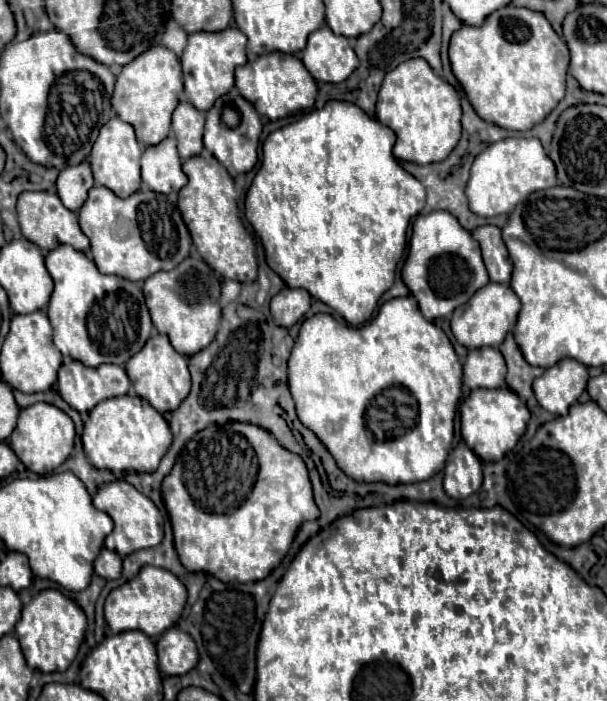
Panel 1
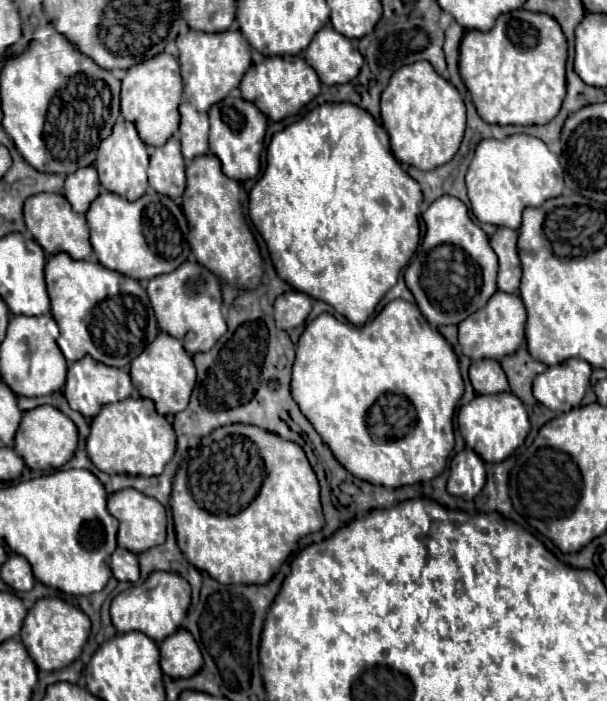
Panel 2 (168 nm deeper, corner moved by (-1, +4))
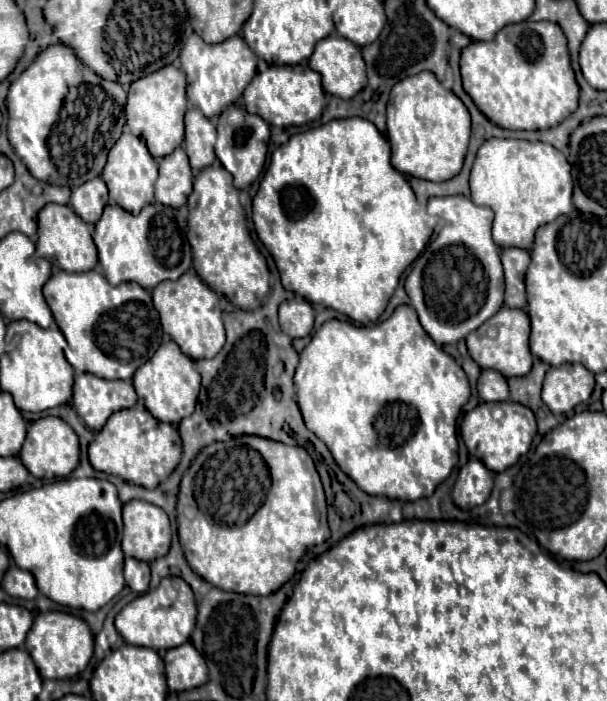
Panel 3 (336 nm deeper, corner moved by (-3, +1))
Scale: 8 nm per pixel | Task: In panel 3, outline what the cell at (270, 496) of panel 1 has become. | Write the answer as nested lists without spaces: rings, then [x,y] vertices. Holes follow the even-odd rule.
[[[236,436],[228,442],[212,442],[208,444],[190,464],[188,472],[182,476],[180,482],[180,492],[178,492],[178,538],[184,550],[184,556],[188,560],[188,566],[202,576],[204,580],[208,580],[212,586],[216,588],[224,588],[230,592],[240,592],[240,594],[256,594],[256,596],[270,596],[272,592],[276,592],[284,582],[288,582],[294,572],[296,572],[296,562],[300,560],[300,556],[314,544],[322,544],[328,536],[328,524],[326,524],[326,500],[324,500],[324,490],[322,490],[322,482],[320,476],[316,472],[316,466],[312,462],[312,458],[308,456],[308,452],[300,446],[286,446],[282,442],[276,440],[268,440],[268,438],[260,438],[260,436]]]

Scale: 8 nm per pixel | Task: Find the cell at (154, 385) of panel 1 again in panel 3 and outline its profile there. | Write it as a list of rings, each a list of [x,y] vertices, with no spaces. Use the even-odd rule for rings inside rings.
[[[164,342],[150,360],[146,360],[132,376],[132,384],[136,388],[136,394],[144,400],[148,412],[168,424],[178,424],[182,418],[190,416],[196,406],[196,398],[200,392],[200,374],[194,368],[194,360],[188,358],[184,352],[180,352],[180,346],[176,342]]]

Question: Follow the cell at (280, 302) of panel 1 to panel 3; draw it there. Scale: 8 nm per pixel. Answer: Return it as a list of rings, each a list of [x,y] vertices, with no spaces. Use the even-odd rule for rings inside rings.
[[[292,298],[280,304],[280,328],[290,338],[302,338],[306,336],[314,326],[314,312],[310,302],[304,298]]]

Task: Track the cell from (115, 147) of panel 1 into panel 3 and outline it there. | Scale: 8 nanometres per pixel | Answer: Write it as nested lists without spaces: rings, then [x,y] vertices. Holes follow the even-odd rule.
[[[124,132],[120,140],[108,152],[108,164],[104,166],[102,180],[108,184],[110,198],[126,212],[138,214],[146,204],[154,202],[154,182],[158,178],[158,164],[150,156],[144,140],[130,132]]]

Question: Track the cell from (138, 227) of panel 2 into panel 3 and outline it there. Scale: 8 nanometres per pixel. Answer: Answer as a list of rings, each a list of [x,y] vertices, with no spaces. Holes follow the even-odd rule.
[[[108,202],[108,208],[104,208],[104,216],[100,216],[100,220],[94,226],[94,244],[98,248],[98,258],[100,258],[100,266],[104,270],[104,276],[108,278],[110,284],[120,284],[120,282],[138,282],[142,288],[154,288],[164,280],[178,280],[190,266],[192,266],[192,256],[190,256],[190,248],[182,236],[182,232],[178,230],[176,218],[174,218],[176,210],[168,208],[164,204],[148,204],[140,210],[138,216],[128,214],[124,208],[120,208],[116,202]]]

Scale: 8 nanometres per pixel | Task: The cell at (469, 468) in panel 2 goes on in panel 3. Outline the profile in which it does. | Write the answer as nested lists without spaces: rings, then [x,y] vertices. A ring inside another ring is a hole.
[[[470,458],[460,468],[458,478],[454,482],[454,488],[452,488],[454,504],[464,510],[480,506],[490,496],[492,480],[494,480],[494,472],[486,472],[486,468],[480,460]],[[486,476],[488,476],[488,484],[486,484]]]

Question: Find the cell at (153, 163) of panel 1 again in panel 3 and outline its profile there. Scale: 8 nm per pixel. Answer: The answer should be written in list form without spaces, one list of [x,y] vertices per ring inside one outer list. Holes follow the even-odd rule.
[[[176,148],[172,154],[164,156],[158,164],[156,202],[172,208],[184,206],[188,194],[192,192],[190,176],[192,172],[190,172],[188,156],[182,148]]]

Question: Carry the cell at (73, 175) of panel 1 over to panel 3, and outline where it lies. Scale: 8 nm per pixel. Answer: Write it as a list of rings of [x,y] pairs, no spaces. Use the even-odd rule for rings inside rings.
[[[102,178],[86,180],[84,184],[72,188],[70,206],[86,224],[94,224],[102,216],[106,202],[108,202],[108,190]]]

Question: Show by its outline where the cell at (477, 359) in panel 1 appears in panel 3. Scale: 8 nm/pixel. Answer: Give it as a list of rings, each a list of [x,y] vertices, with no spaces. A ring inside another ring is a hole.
[[[482,370],[478,376],[478,394],[484,402],[508,400],[506,378],[496,370]]]

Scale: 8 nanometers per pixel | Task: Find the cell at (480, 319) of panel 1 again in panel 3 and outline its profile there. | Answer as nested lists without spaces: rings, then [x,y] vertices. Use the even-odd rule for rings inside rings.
[[[502,306],[492,318],[488,318],[476,332],[470,332],[466,336],[466,346],[472,356],[472,360],[480,368],[492,368],[504,374],[506,378],[510,376],[524,376],[532,368],[532,354],[528,348],[528,336],[530,336],[530,320],[526,310],[518,308],[508,308]]]

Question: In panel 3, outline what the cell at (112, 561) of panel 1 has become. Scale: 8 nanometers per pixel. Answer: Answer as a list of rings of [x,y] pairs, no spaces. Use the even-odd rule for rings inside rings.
[[[128,556],[124,560],[124,580],[134,592],[146,592],[148,584],[150,584],[148,562],[142,562],[142,560]]]

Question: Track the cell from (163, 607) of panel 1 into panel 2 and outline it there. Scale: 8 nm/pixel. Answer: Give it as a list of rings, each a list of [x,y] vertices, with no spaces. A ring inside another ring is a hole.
[[[154,571],[142,585],[134,585],[122,591],[110,607],[112,623],[118,633],[140,631],[152,641],[164,641],[172,633],[176,633],[186,617],[186,609],[190,605],[190,585],[178,573]]]

